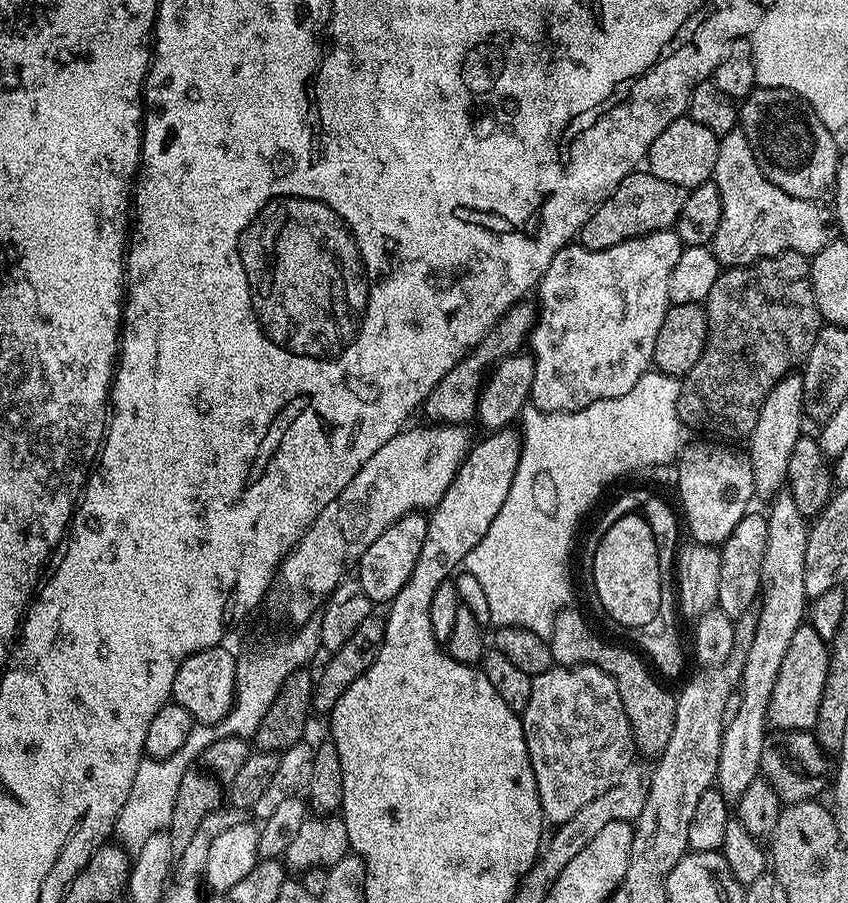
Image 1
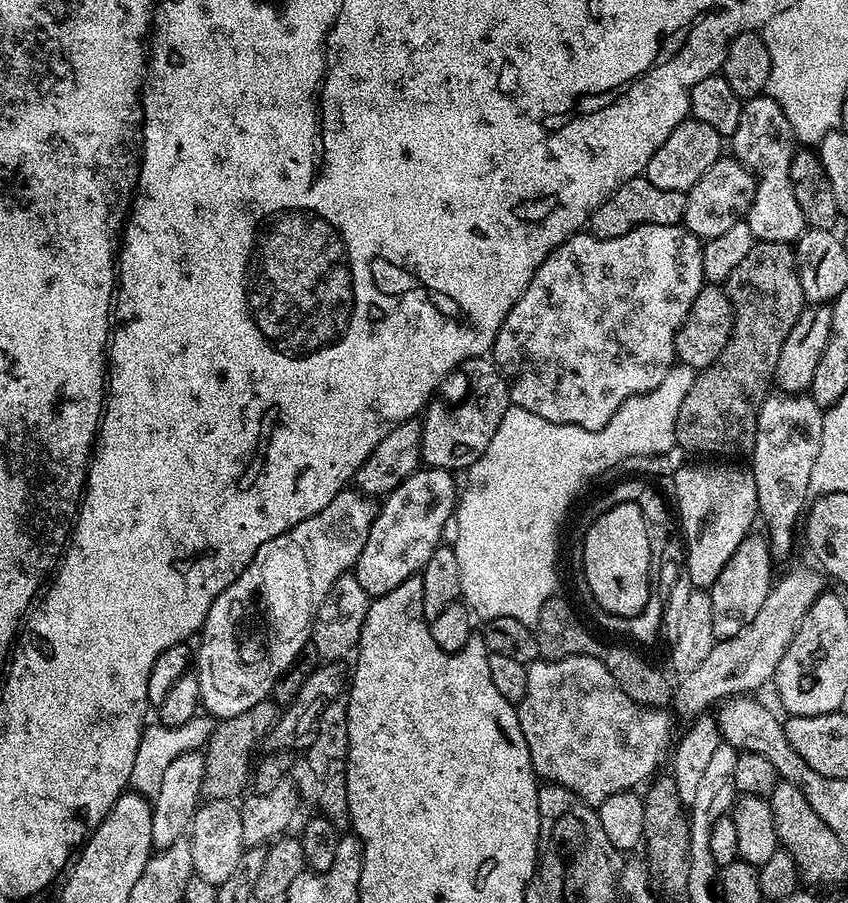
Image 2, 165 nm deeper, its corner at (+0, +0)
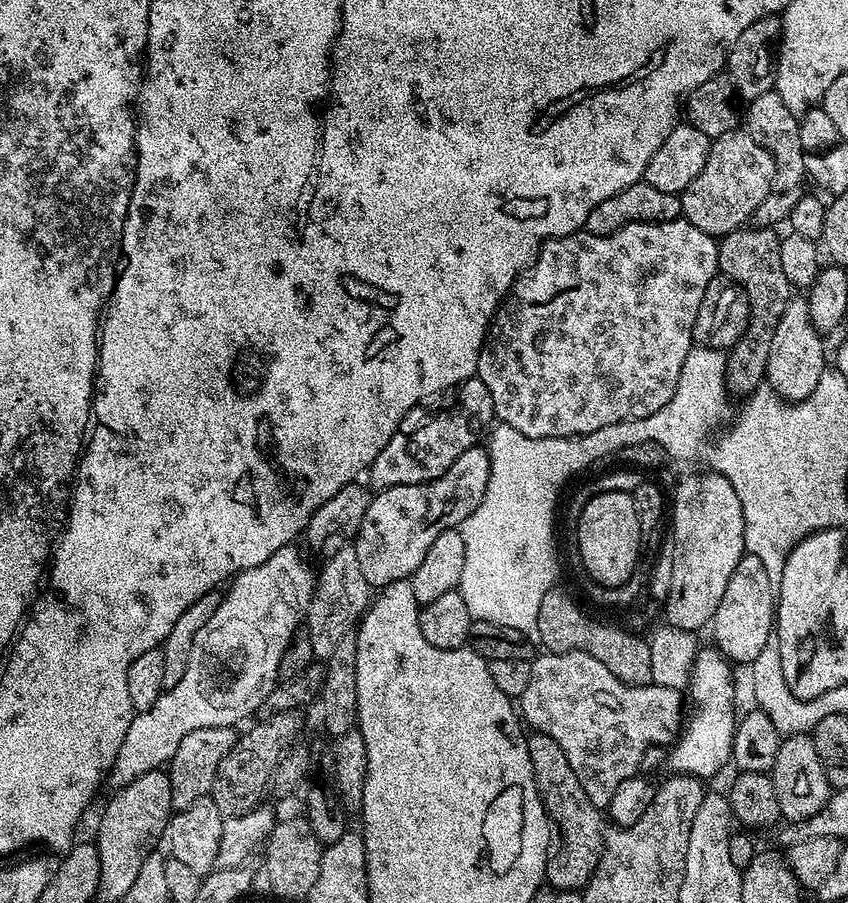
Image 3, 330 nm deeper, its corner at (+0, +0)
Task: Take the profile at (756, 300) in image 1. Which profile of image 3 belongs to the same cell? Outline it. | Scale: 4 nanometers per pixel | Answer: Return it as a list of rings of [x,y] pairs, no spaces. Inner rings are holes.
[[[745,226],[718,240],[718,269],[743,290],[748,299],[748,325],[738,342],[727,353],[728,365],[724,380],[733,397],[747,398],[765,383],[774,330],[782,322],[782,313],[794,299],[794,289],[782,271],[781,237],[770,228]]]

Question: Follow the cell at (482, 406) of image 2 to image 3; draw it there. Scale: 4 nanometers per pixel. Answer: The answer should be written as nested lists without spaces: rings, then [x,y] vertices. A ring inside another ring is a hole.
[[[474,375],[459,385],[456,394],[456,405],[449,412],[418,425],[409,440],[407,431],[401,430],[394,434],[394,438],[390,438],[390,442],[386,442],[386,446],[382,446],[382,454],[374,458],[366,473],[367,479],[372,479],[373,489],[383,490],[403,484],[429,484],[431,480],[446,474],[446,470],[458,462],[461,454],[466,454],[466,450],[477,447],[485,439],[494,424],[494,402],[490,398],[490,390],[486,390],[486,382]]]

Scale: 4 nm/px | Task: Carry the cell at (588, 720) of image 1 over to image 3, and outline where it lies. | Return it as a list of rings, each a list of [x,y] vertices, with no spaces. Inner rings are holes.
[[[545,651],[543,655],[532,660],[530,683],[518,697],[519,715],[532,732],[541,732],[558,742],[590,802],[598,809],[607,809],[614,790],[640,772],[642,754],[646,754],[650,746],[668,746],[679,737],[686,720],[681,689],[653,683],[627,684],[614,678],[598,658],[590,658],[585,652]]]

